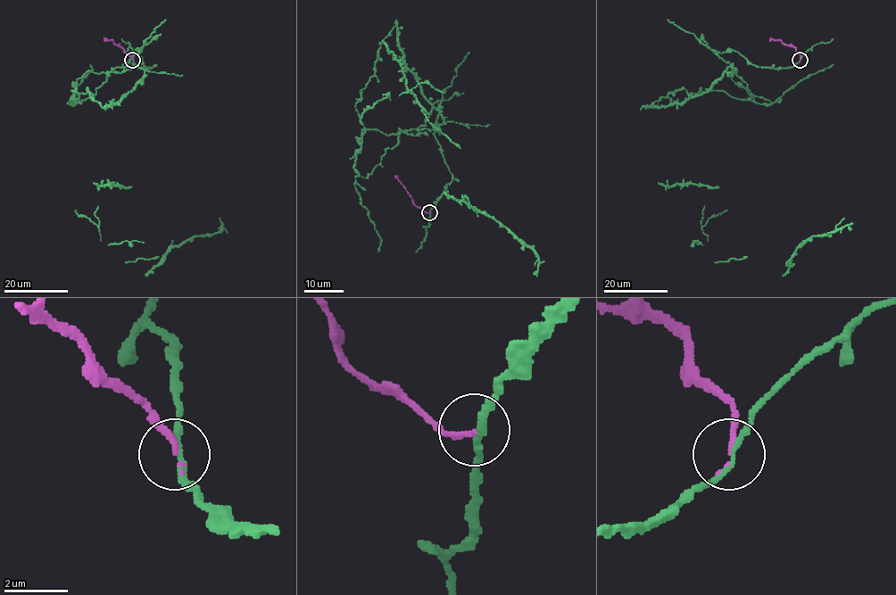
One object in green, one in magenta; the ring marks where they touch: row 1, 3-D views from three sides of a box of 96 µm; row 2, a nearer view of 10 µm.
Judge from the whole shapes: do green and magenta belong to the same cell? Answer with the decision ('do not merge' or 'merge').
do not merge

